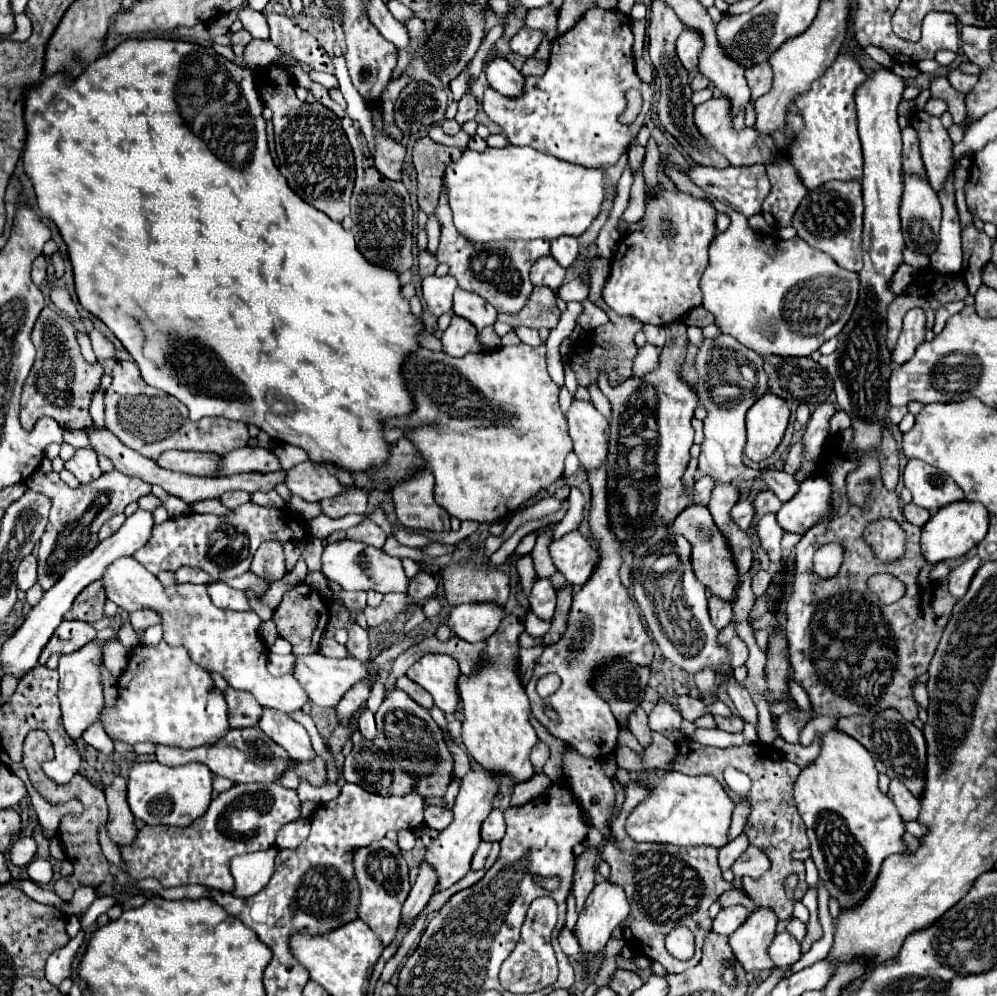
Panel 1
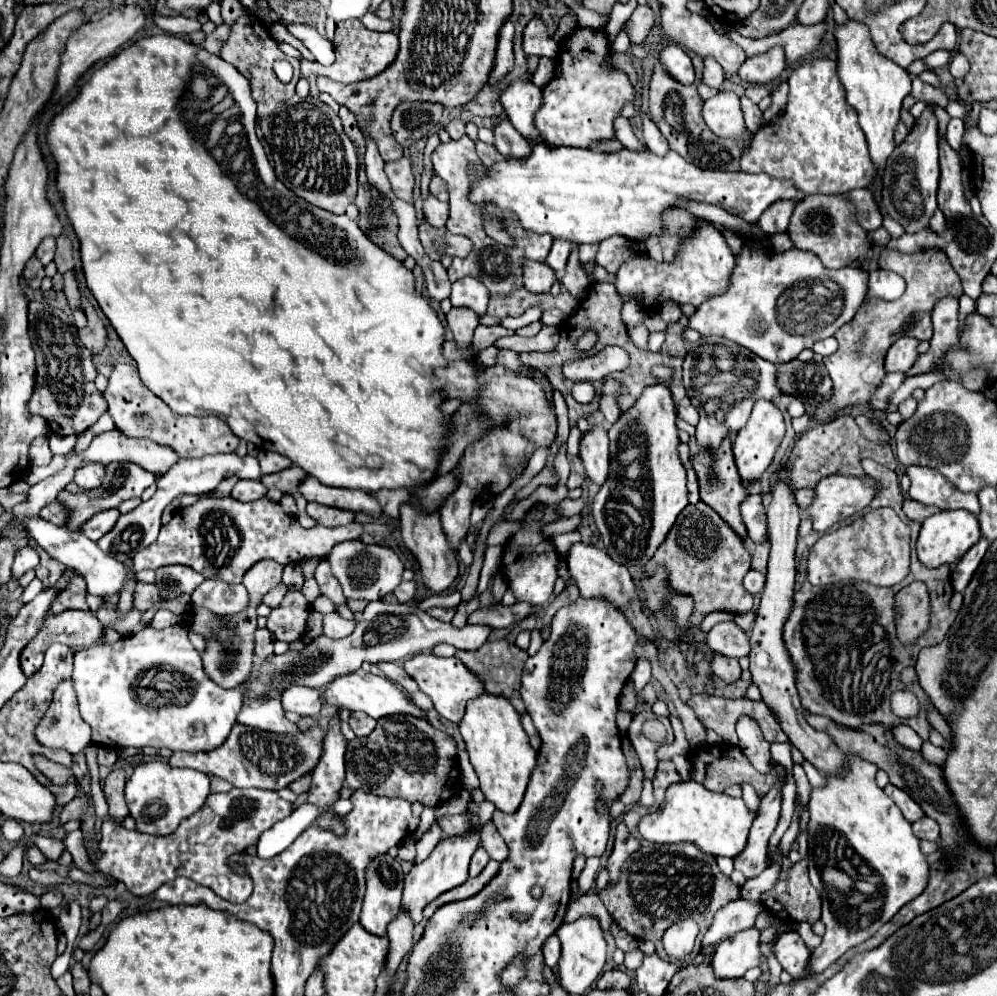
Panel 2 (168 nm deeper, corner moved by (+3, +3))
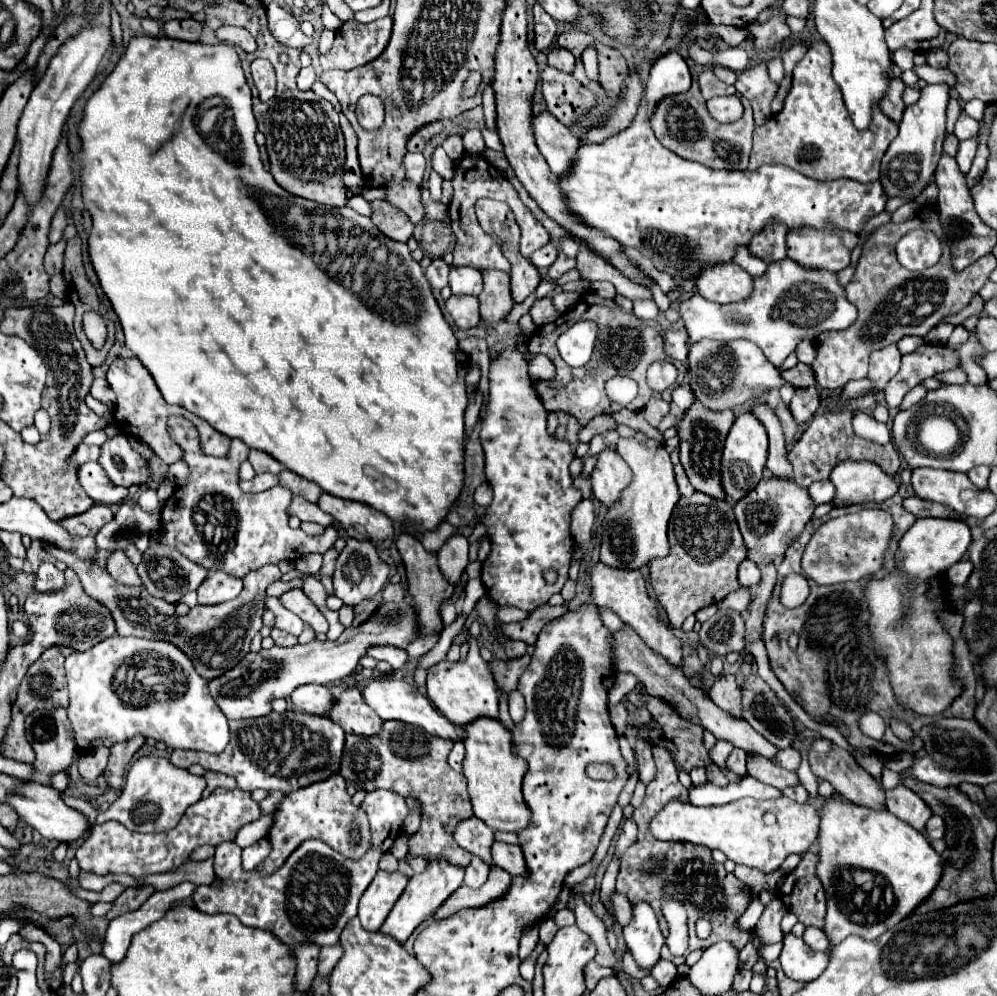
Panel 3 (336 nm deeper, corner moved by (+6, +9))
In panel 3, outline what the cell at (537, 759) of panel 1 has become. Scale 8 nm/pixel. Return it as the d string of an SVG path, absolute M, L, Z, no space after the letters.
M518 691L512 693L512 699L510 699L510 717L514 723L520 723L524 719L524 713L526 713L526 705L524 705L524 697L520 697Z

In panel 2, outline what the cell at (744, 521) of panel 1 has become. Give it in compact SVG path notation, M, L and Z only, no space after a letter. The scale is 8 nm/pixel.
M747 495L741 503L741 517L747 527L747 537L753 543L765 543L767 541L767 515L761 495Z

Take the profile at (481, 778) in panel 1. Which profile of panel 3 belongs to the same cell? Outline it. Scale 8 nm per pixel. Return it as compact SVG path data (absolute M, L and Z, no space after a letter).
M440 859L440 861L428 861L428 867L422 873L416 873L410 877L404 893L400 895L400 901L396 901L390 917L384 921L382 925L382 933L394 937L396 941L404 943L412 931L418 927L418 923L426 917L432 915L432 911L444 903L446 897L450 897L464 881L464 869L460 869L460 865L448 865L448 861Z

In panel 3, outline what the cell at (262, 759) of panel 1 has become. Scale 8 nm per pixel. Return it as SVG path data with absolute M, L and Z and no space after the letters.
M272 711L266 717L232 721L230 743L218 755L210 755L204 751L174 749L170 761L182 769L188 769L190 765L198 763L208 771L232 775L238 783L238 789L244 791L266 789L266 791L292 793L300 787L322 781L332 773L336 773L340 767L342 747L344 747L344 731L328 717L296 713L296 711L286 711L286 713Z

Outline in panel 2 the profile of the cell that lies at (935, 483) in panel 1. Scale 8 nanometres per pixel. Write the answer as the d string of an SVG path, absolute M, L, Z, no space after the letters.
M911 465L907 467L911 479L909 497L923 505L937 505L943 511L965 509L979 515L979 501L975 493L963 493L953 483L949 483L937 469Z

